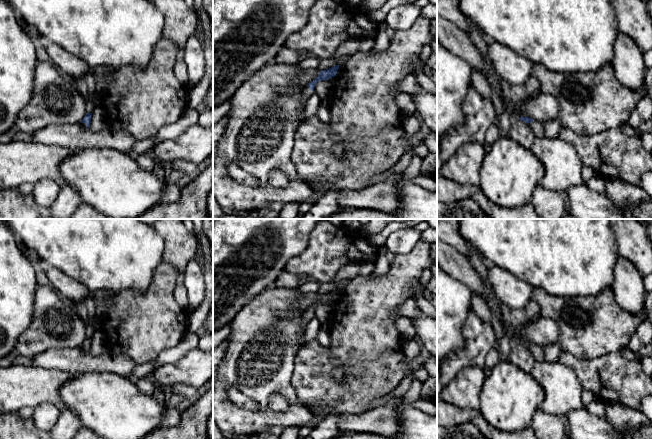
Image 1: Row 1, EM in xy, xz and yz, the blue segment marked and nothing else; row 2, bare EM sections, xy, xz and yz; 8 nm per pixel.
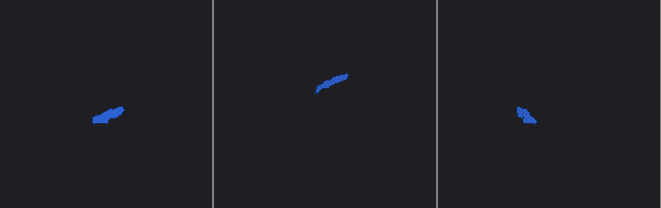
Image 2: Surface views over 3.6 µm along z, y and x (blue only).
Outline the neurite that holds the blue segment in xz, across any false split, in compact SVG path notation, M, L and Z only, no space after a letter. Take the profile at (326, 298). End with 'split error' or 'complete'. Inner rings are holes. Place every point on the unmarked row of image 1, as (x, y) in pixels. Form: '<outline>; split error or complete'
M335 289L329 293L320 295L319 299L304 312L304 314L302 316L303 324L307 325L308 322L314 317L314 311L317 306L323 305L323 304L328 304L328 303L336 300L339 290L340 289Z; split error

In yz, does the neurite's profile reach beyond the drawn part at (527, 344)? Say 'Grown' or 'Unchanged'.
Grown

